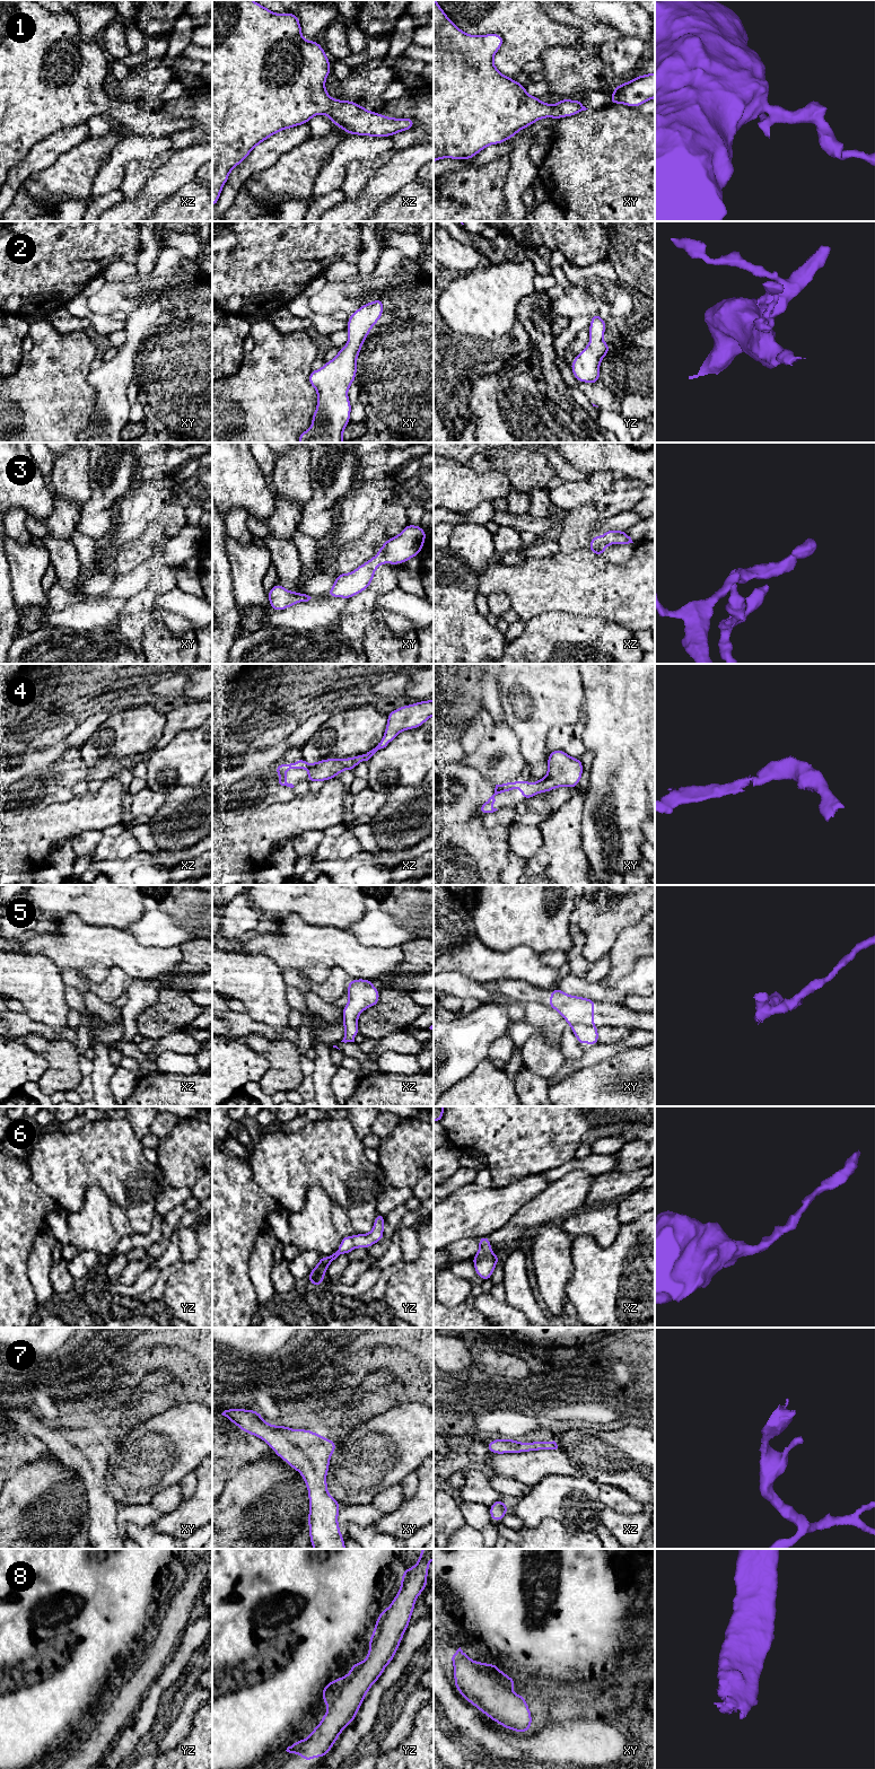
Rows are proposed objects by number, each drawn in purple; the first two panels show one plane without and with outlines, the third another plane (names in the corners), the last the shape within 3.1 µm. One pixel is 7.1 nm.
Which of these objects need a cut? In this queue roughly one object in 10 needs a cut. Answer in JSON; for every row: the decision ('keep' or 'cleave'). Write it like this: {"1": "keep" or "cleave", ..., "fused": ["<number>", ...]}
{"1": "keep", "2": "keep", "3": "keep", "4": "keep", "5": "cleave", "6": "keep", "7": "keep", "8": "keep", "fused": ["5"]}

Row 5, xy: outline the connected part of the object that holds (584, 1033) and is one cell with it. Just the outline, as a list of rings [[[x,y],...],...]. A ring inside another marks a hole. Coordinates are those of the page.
[[[579,1023],[579,1024],[574,1024],[570,1027],[579,1045],[589,1043],[596,1046],[600,1043],[598,1042],[598,1028],[596,1026]]]

